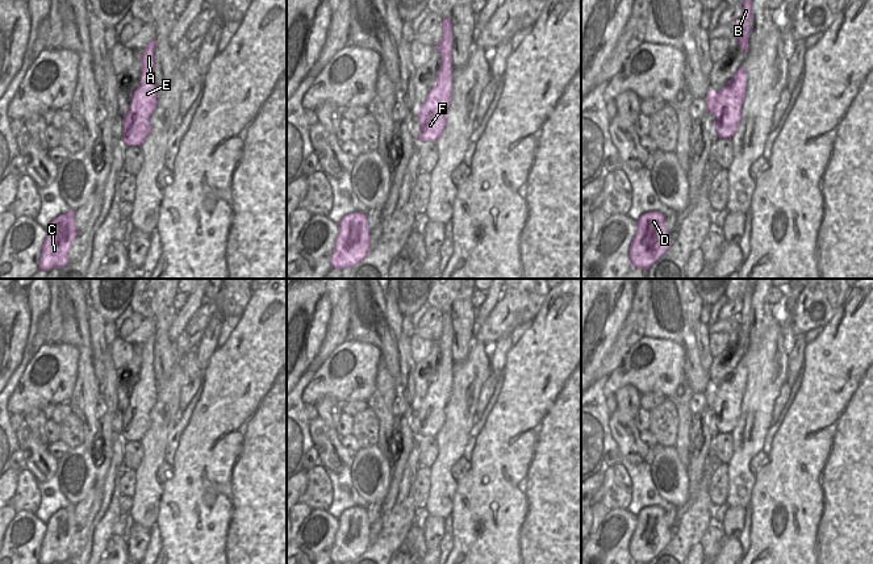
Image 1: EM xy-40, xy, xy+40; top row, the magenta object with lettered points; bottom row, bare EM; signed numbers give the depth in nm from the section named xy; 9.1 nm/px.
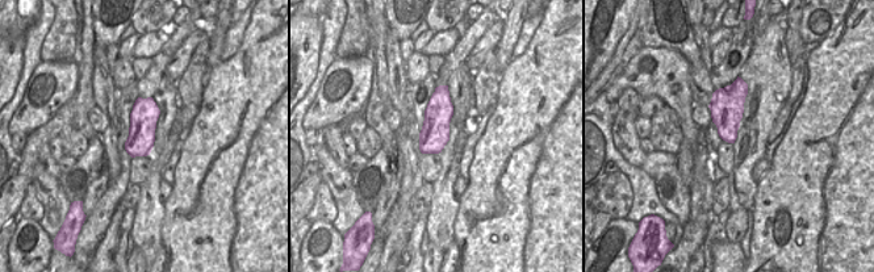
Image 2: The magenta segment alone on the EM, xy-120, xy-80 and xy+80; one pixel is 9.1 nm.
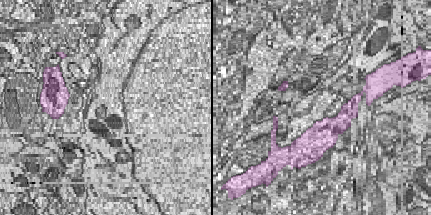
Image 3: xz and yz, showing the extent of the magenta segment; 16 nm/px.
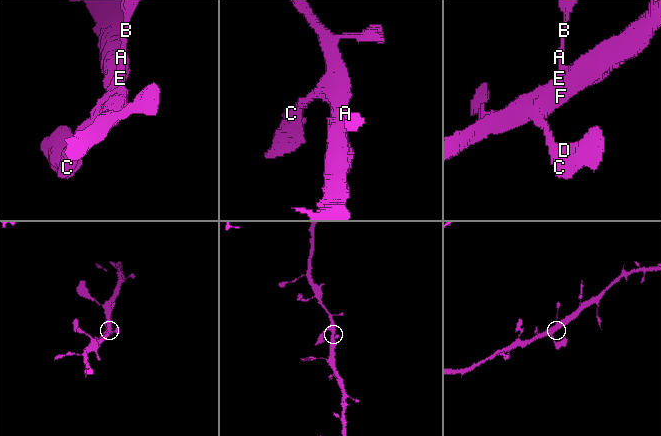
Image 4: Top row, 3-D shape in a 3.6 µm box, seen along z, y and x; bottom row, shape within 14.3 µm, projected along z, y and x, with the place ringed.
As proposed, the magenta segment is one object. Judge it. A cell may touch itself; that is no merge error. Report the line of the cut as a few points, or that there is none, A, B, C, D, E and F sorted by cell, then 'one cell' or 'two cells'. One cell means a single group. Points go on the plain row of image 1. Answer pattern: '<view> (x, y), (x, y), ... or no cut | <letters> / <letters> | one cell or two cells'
no cut | A B C D E F | one cell

